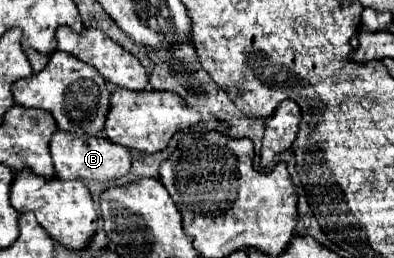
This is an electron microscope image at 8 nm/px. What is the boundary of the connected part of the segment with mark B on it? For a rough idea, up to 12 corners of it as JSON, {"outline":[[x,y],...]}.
{"outline":[[51,138],[55,176],[109,182],[131,154],[107,138]]}

